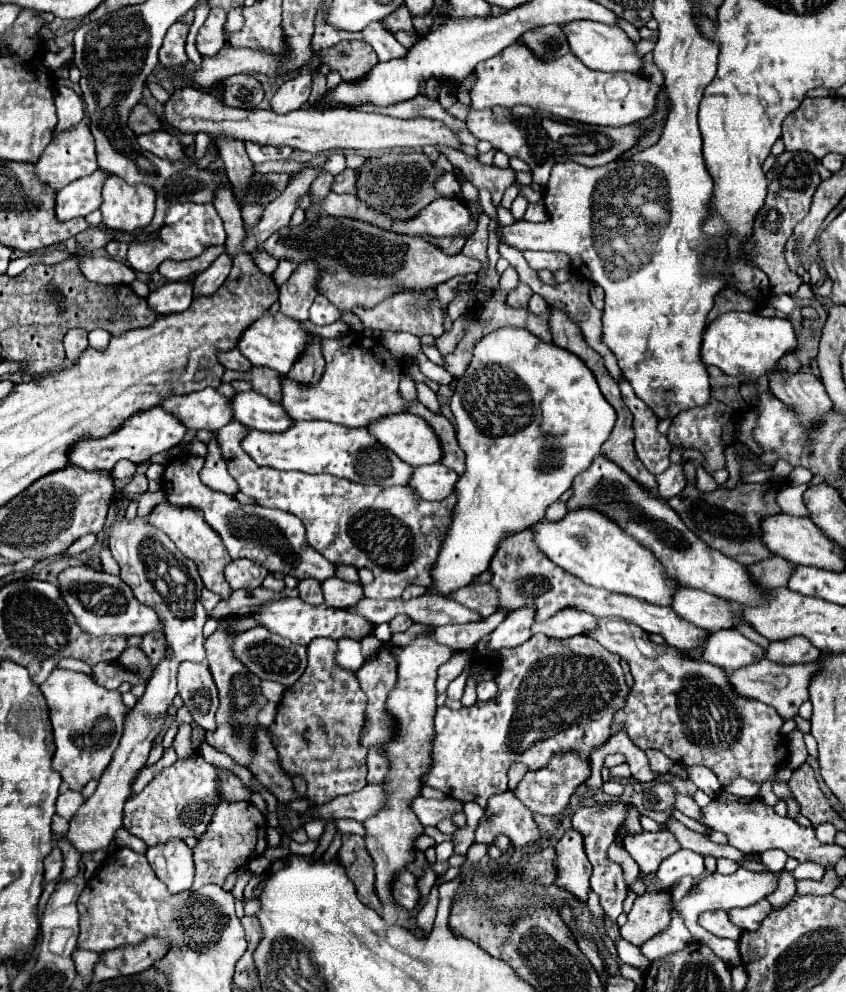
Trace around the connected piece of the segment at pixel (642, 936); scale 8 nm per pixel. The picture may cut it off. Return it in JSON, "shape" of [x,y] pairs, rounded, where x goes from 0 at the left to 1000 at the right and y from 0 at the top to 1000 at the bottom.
{"shape":[[[767,900],[753,904],[746,920],[741,922],[741,930],[732,934],[734,945],[758,955],[765,947],[774,945],[774,941],[788,936],[793,930],[793,920],[788,918],[791,906],[791,900]]]}

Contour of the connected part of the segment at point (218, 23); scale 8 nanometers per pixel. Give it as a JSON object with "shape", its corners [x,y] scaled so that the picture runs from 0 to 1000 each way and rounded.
{"shape":[[[252,7],[242,25],[235,29],[233,39],[230,39],[230,45],[238,57],[249,57],[259,53],[259,49],[266,45],[264,23],[266,23],[266,11],[261,7]]]}

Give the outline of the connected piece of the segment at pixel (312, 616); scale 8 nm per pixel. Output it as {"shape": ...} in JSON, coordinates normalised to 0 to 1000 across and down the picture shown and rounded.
{"shape":[[[330,604],[323,608],[313,608],[309,612],[299,612],[301,624],[306,630],[313,630],[318,636],[325,636],[332,642],[344,644],[346,648],[353,650],[365,650],[372,642],[389,642],[389,644],[429,644],[441,636],[441,630],[434,628],[434,624],[424,620],[415,620],[410,614],[398,614],[398,612],[368,612],[358,608],[356,604]]]}

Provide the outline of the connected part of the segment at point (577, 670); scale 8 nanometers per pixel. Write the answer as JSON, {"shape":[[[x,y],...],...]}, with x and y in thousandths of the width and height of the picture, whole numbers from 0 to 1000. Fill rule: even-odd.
{"shape":[[[630,640],[623,648],[613,652],[596,653],[589,657],[579,657],[576,654],[577,641],[571,642],[554,656],[538,657],[528,670],[519,672],[517,682],[517,695],[524,697],[538,682],[545,680],[545,676],[561,668],[561,665],[578,664],[590,670],[590,678],[585,682],[590,699],[585,705],[546,713],[543,716],[533,716],[527,712],[517,714],[514,721],[514,755],[512,755],[512,773],[507,781],[502,783],[502,789],[524,797],[528,803],[535,803],[541,807],[561,807],[569,814],[576,811],[580,801],[590,801],[599,793],[599,777],[604,769],[613,767],[625,773],[625,777],[639,775],[649,769],[649,765],[656,759],[668,757],[682,757],[687,765],[696,765],[696,759],[701,753],[717,749],[722,727],[727,717],[732,717],[739,711],[739,705],[743,701],[743,693],[736,682],[736,674],[732,670],[732,662],[713,654],[703,644],[696,640],[682,640],[675,644],[649,644],[644,640]],[[649,664],[649,691],[618,691],[621,684],[628,682],[628,678],[635,674],[637,666]]]}

